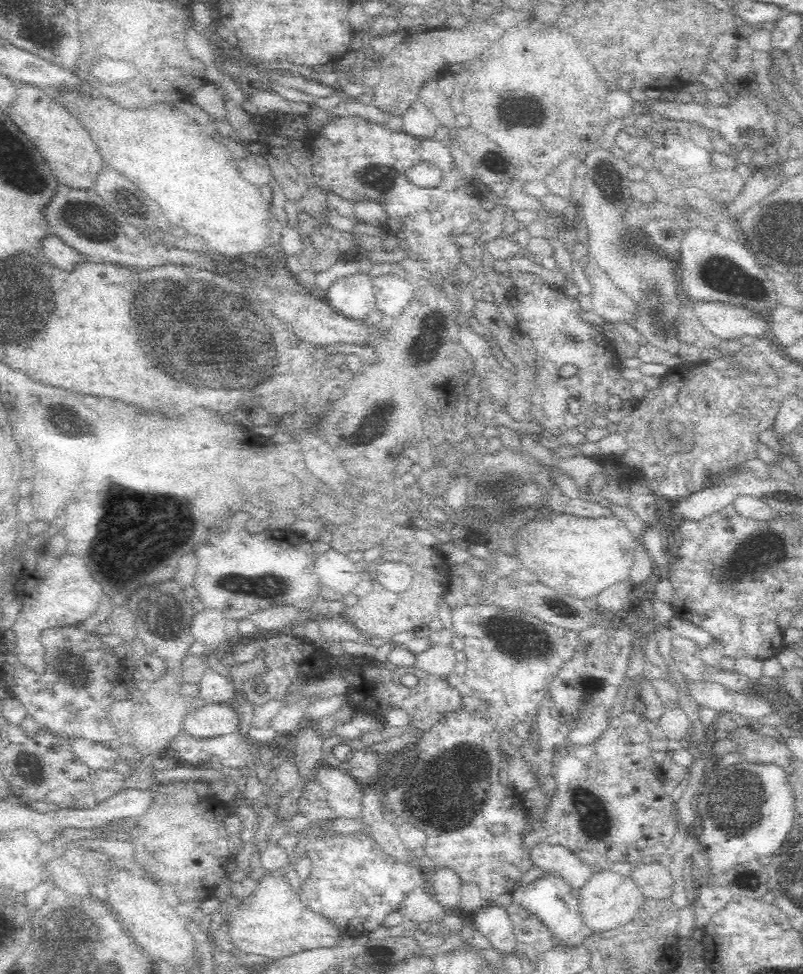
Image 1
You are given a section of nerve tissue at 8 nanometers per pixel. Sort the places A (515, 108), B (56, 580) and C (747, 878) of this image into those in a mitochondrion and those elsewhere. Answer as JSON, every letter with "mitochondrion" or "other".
{"A":"mitochondrion","B":"other","C":"mitochondrion"}

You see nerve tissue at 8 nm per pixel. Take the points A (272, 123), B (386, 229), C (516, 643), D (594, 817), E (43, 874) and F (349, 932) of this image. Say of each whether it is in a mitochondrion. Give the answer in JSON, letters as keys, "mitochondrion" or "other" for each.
{"A":"other","B":"other","C":"mitochondrion","D":"mitochondrion","E":"other","F":"other"}

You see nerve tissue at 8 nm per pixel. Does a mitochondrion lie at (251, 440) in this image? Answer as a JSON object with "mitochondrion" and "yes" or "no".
{"mitochondrion":"no"}

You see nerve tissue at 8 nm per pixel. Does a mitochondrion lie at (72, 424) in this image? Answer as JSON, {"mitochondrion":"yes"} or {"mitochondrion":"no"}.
{"mitochondrion":"yes"}

